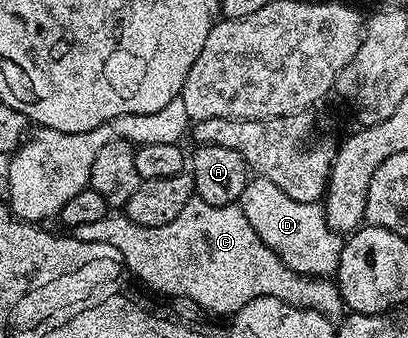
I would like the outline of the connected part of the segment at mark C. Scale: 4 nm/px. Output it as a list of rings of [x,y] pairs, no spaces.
[[[194,195],[187,207],[183,207],[183,211],[179,211],[179,215],[171,219],[171,223],[163,223],[163,227],[139,227],[139,223],[135,223],[130,217],[110,215],[99,219],[99,223],[83,223],[75,230],[75,236],[81,241],[91,243],[111,243],[111,247],[115,247],[115,251],[123,255],[130,274],[142,286],[150,285],[155,292],[166,293],[169,297],[186,297],[209,313],[232,315],[238,313],[247,303],[251,303],[251,299],[260,297],[283,299],[285,303],[291,303],[300,309],[319,311],[330,319],[340,318],[345,309],[345,300],[341,298],[341,292],[332,280],[301,276],[289,269],[279,255],[269,249],[256,234],[255,228],[251,227],[237,203],[212,205]]]

